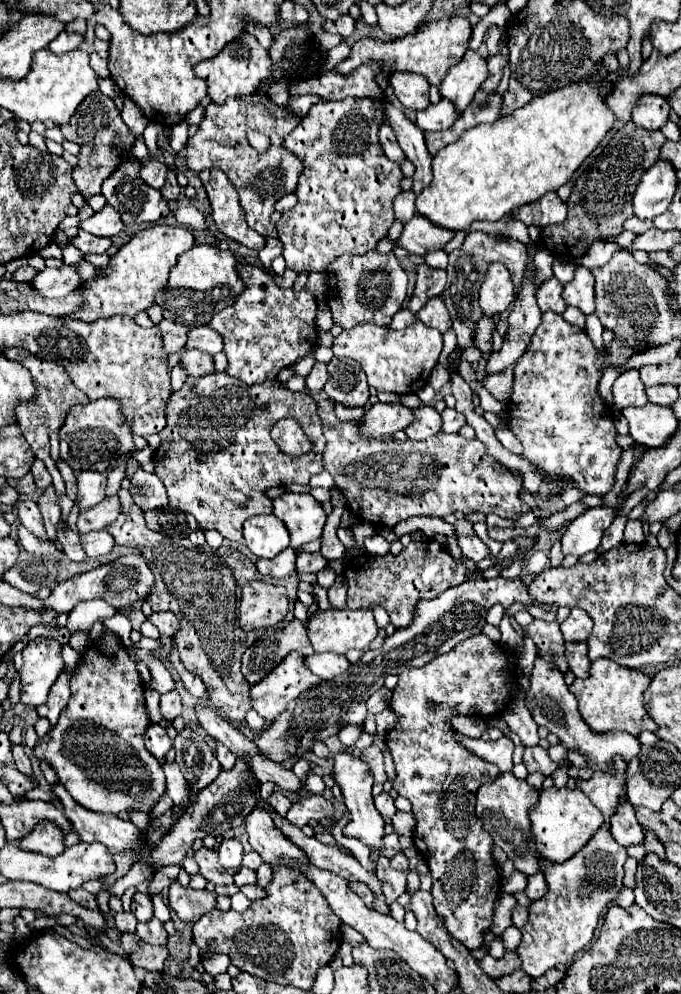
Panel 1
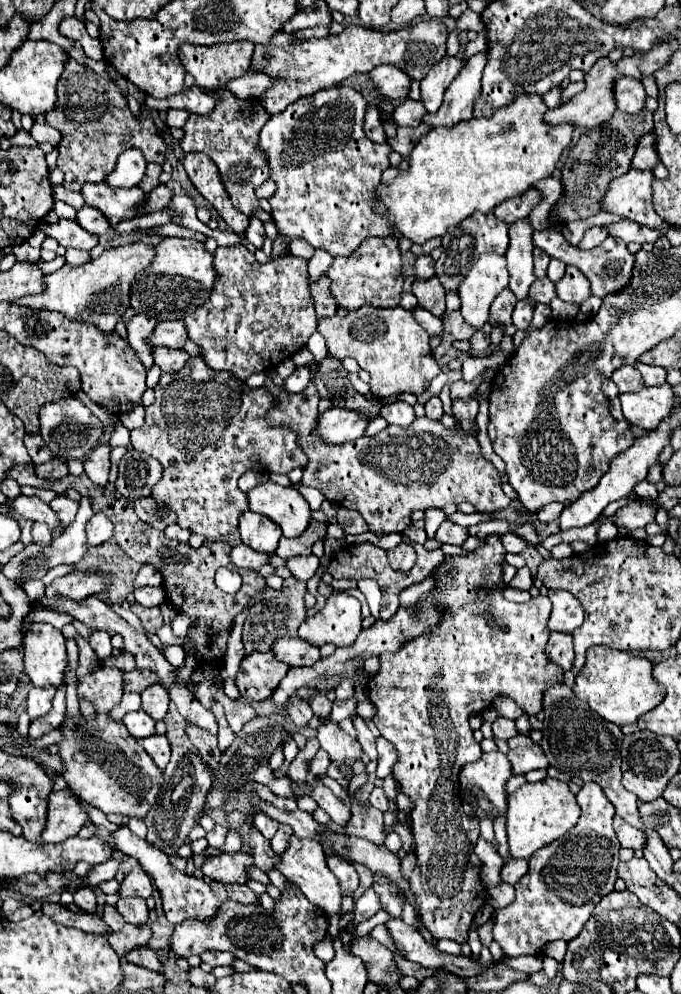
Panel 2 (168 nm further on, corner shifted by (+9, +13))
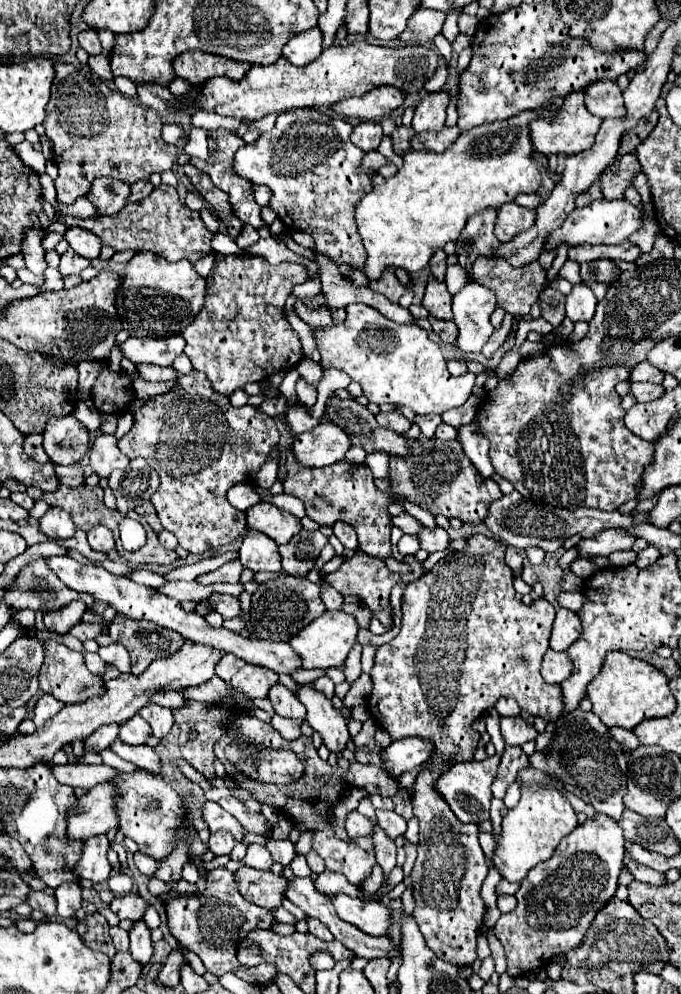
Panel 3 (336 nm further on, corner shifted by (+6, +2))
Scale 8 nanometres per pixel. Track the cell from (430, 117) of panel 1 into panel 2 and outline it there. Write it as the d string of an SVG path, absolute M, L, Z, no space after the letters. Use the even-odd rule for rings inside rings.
M405 99L393 113L393 119L397 121L399 127L419 127L423 123L423 115L427 111L423 111L423 103L413 101L413 99Z

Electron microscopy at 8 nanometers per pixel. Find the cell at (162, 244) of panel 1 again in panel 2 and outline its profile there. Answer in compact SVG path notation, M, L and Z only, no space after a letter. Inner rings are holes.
M131 243L123 247L105 249L97 259L91 259L89 263L81 267L63 265L59 271L45 277L47 289L39 295L29 295L17 301L17 305L33 307L33 309L49 309L49 311L61 311L65 317L75 321L89 321L97 325L101 331L111 331L115 327L113 315L125 313L131 299L131 283L137 273L147 269L151 265L151 259L155 257L155 247L149 243Z

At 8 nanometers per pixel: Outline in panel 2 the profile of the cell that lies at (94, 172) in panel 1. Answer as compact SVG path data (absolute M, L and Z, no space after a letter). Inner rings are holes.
M69 59L57 85L57 97L57 107L45 113L45 119L63 135L57 147L57 167L65 173L65 189L81 191L83 183L103 181L113 171L117 157L129 147L141 149L149 163L163 165L165 143L159 137L153 119L145 115L141 115L141 119L133 117L127 107L127 99L123 99L111 79L105 79L75 59Z

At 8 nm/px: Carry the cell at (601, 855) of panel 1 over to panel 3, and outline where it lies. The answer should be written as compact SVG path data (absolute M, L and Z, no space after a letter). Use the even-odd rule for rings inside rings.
M598 814L594 820L586 820L584 824L576 826L576 830L558 844L550 860L530 870L530 874L520 882L520 890L516 892L518 906L512 912L502 914L496 926L492 928L494 936L502 942L502 948L508 960L508 974L512 978L546 968L550 958L566 954L568 950L576 948L582 942L590 922L606 906L606 902L614 896L618 888L618 874L622 870L624 844L626 844L624 836L616 820L608 818L606 814Z

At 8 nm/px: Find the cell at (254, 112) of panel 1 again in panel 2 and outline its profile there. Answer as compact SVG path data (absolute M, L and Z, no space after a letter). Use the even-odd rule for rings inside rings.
M215 89L211 95L219 97L213 111L205 115L191 115L183 127L185 135L179 141L181 149L185 153L199 151L205 153L221 173L221 181L225 183L225 189L233 201L233 207L249 217L257 217L263 223L271 221L271 215L265 213L259 207L255 189L263 185L269 179L269 167L267 167L267 155L259 151L259 131L267 123L269 113L263 111L261 103L257 99L235 99L229 91Z

